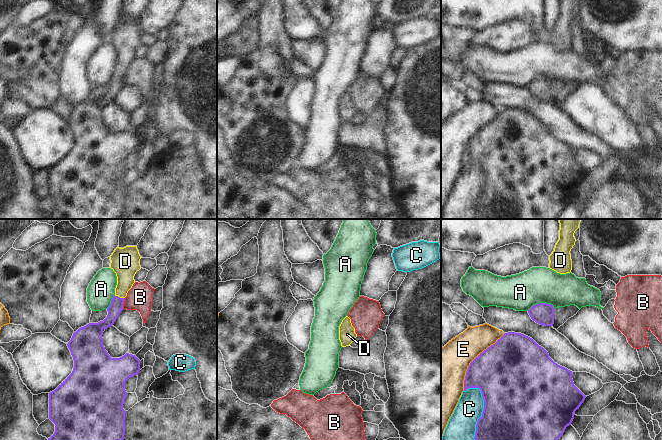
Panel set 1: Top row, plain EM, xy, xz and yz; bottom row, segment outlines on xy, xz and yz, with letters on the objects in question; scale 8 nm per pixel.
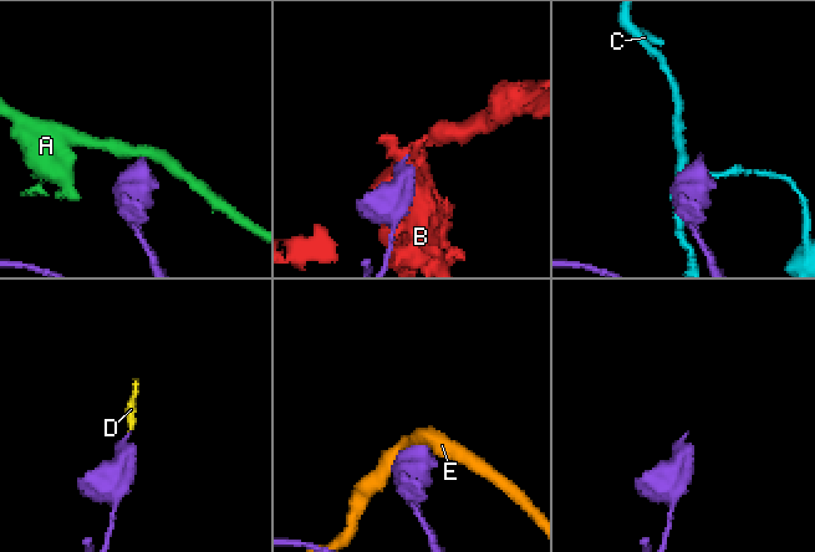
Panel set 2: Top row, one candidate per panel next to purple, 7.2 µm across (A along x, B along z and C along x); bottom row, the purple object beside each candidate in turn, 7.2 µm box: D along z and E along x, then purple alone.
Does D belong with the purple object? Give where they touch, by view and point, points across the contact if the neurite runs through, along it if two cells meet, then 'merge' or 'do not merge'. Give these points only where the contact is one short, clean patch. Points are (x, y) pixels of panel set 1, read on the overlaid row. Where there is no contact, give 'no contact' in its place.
contact xy (119, 297); way xy (116, 306), (119, 297), (125, 281), (125, 267); merge

